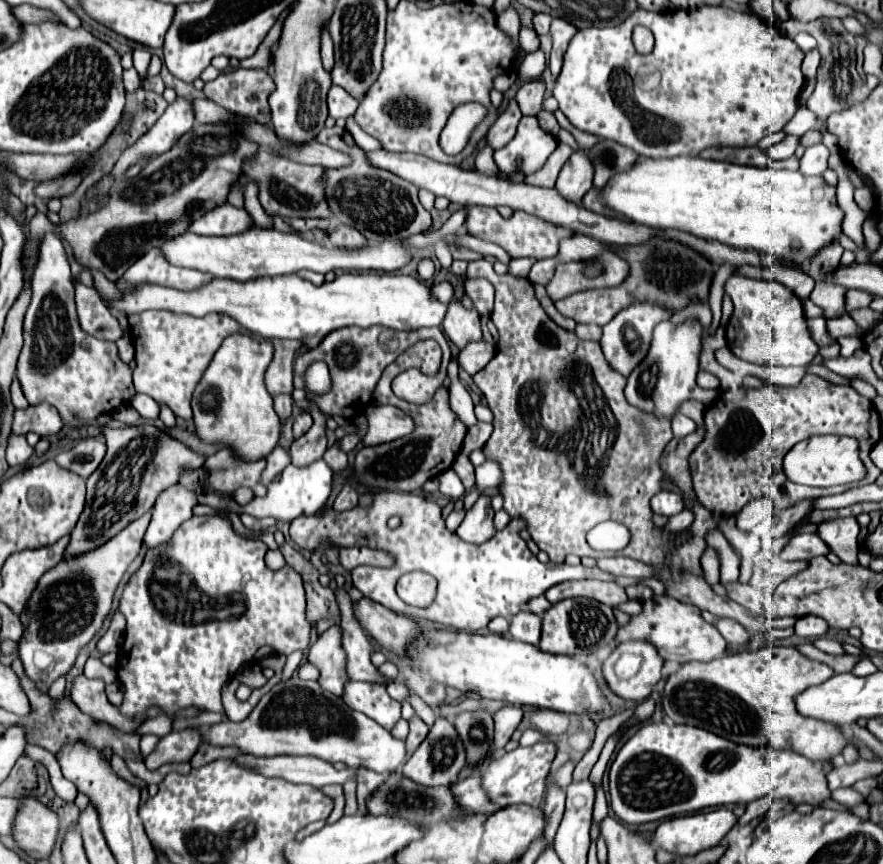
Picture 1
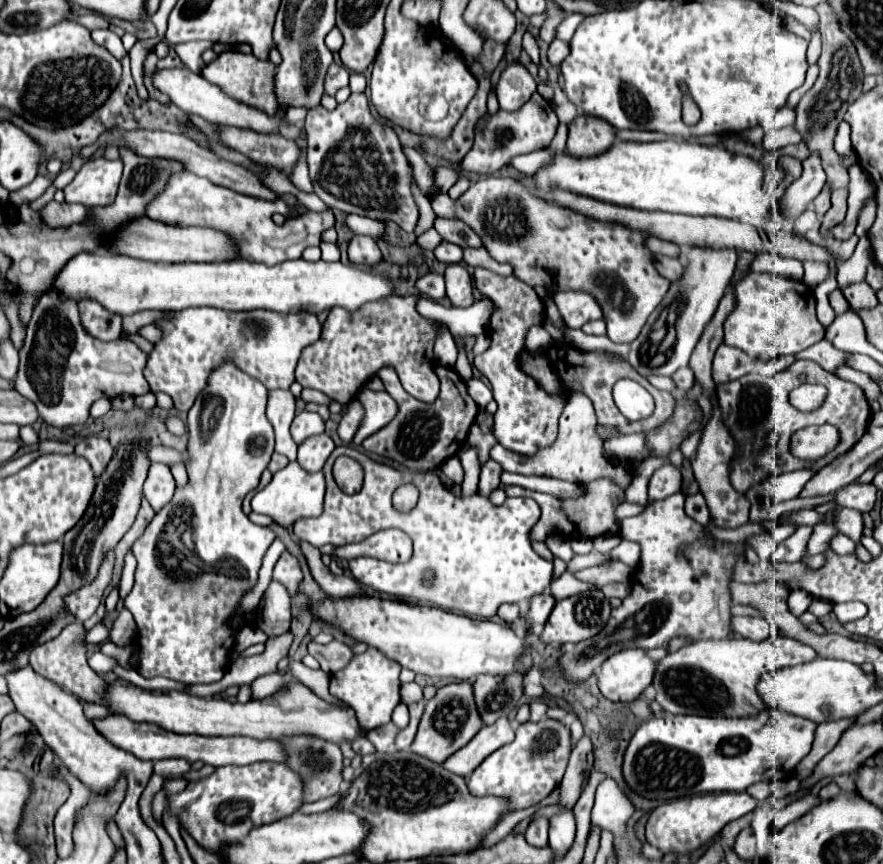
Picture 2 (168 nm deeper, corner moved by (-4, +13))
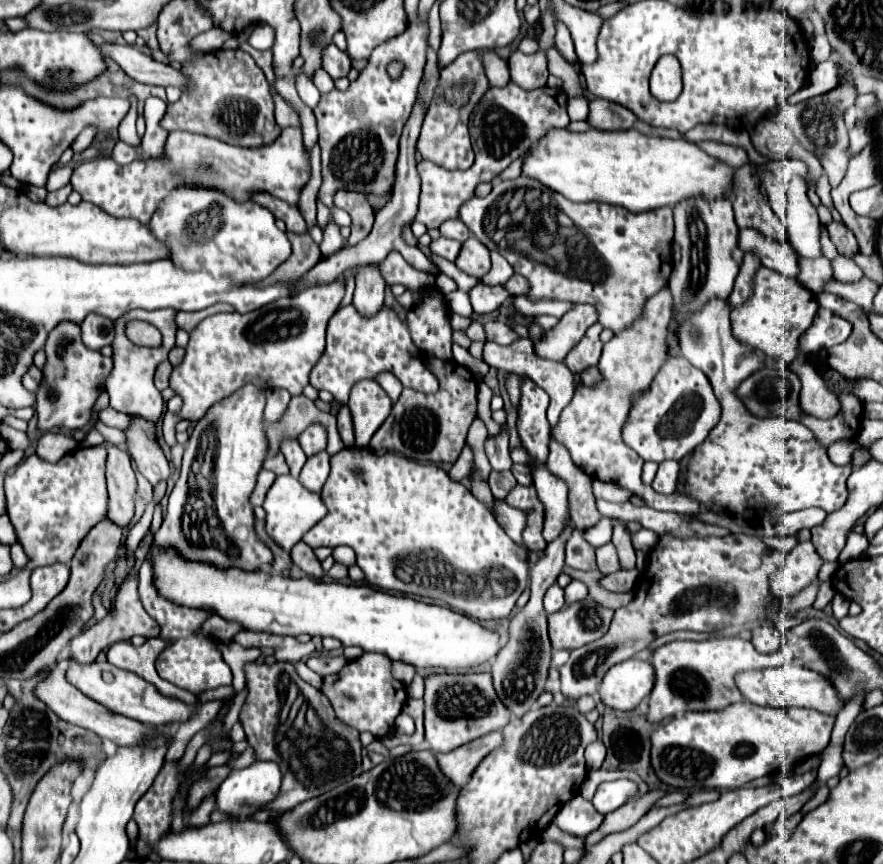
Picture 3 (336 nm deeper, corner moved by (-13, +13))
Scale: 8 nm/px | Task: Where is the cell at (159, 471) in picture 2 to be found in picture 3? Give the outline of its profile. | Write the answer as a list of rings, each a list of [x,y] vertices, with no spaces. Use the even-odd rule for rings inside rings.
[[[136,415],[130,417],[132,423],[128,429],[124,429],[128,453],[134,459],[136,469],[152,485],[156,485],[160,479],[170,477],[170,463],[164,457],[164,451],[160,449],[160,443],[156,439],[156,423]]]

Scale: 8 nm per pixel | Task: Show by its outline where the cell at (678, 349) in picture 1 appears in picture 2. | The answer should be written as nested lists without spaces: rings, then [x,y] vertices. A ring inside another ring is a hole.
[[[691,247],[685,249],[687,253],[687,267],[683,279],[671,283],[669,293],[659,303],[659,307],[651,313],[649,321],[645,323],[641,335],[629,345],[615,345],[607,335],[586,335],[581,329],[565,329],[567,342],[580,350],[606,350],[623,355],[631,367],[643,375],[673,375],[679,367],[689,365],[691,353],[703,335],[703,329],[715,315],[715,309],[723,297],[723,291],[729,287],[733,271],[737,267],[739,255],[733,249],[699,249]]]

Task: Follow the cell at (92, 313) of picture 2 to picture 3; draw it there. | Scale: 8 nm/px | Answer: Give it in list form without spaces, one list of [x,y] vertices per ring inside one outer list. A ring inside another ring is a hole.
[[[90,313],[80,323],[80,329],[82,329],[84,345],[88,349],[94,349],[94,351],[110,345],[112,339],[114,339],[114,323],[108,317],[102,317],[102,315],[96,315],[96,313]]]

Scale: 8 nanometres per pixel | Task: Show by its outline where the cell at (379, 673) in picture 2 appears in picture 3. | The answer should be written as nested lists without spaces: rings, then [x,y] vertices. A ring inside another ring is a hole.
[[[364,653],[360,659],[350,661],[338,675],[324,677],[322,693],[332,701],[336,717],[356,731],[368,731],[376,739],[394,733],[394,719],[406,701],[406,689],[390,675],[390,659],[378,653]]]

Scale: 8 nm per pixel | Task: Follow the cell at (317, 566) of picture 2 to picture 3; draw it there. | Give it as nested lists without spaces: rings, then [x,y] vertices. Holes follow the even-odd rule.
[[[304,541],[296,543],[290,555],[292,555],[292,561],[294,561],[306,575],[310,575],[310,577],[314,577],[314,579],[322,579],[322,577],[324,577],[324,571],[322,571],[322,567],[320,567],[320,561],[316,559],[314,551],[312,551]]]

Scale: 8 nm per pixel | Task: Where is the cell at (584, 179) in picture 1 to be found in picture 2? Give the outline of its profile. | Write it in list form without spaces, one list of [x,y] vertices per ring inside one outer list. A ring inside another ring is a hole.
[[[577,117],[569,125],[569,139],[567,139],[567,153],[571,157],[597,157],[611,149],[615,143],[615,131],[607,121],[597,117]]]

